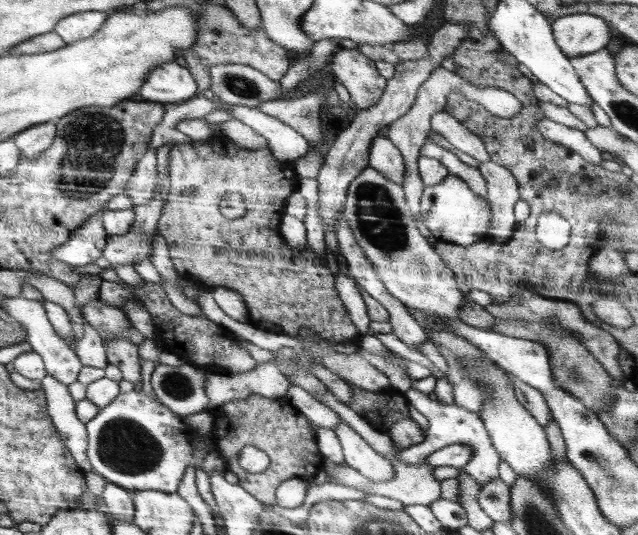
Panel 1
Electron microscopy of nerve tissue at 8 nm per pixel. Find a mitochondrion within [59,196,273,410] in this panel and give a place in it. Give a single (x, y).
(174, 385)

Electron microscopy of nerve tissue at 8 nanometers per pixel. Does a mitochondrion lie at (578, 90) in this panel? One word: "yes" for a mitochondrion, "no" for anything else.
no

